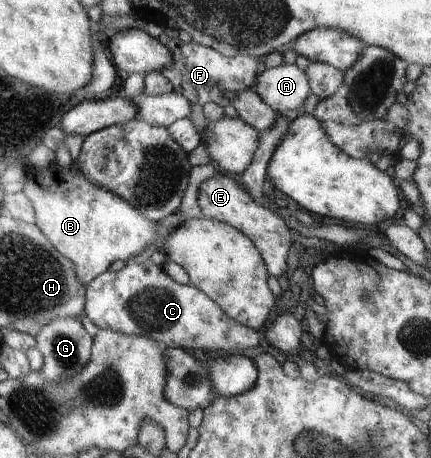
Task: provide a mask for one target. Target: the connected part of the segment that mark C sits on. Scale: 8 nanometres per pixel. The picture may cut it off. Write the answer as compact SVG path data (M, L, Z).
M126 264L119 272L107 270L97 275L86 286L86 303L83 315L88 316L99 329L111 329L126 335L144 336L153 339L165 348L193 350L245 350L263 344L260 331L235 322L227 313L194 284L181 284L171 278L161 266L152 264Z

